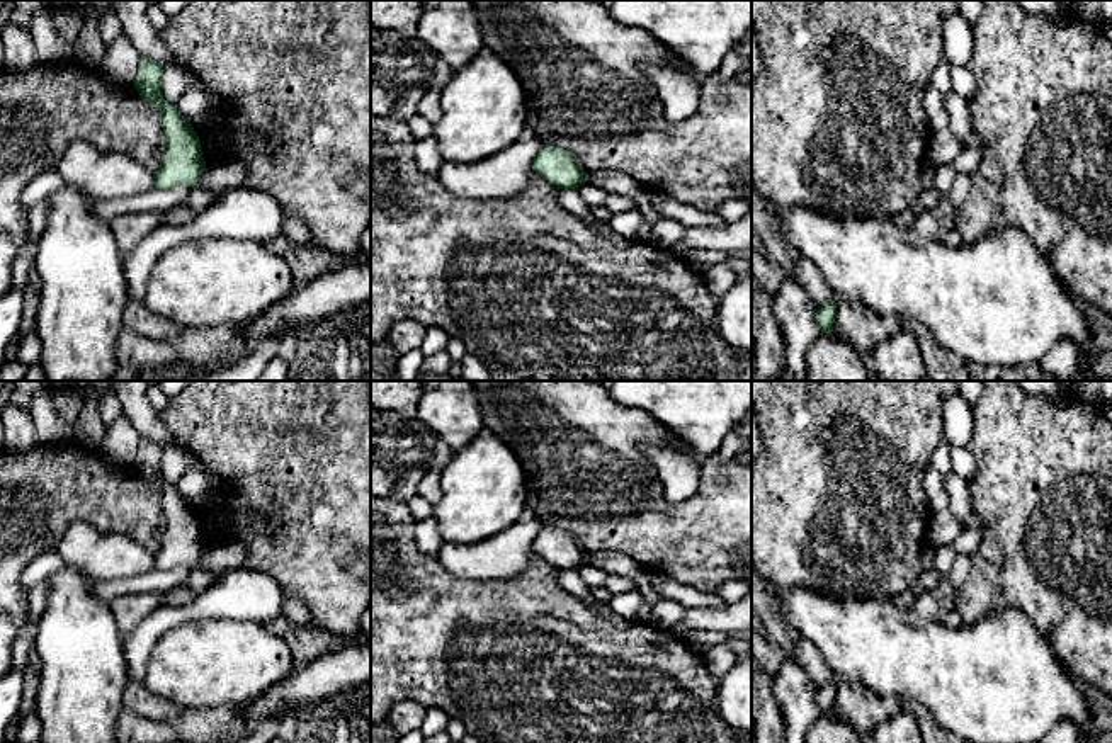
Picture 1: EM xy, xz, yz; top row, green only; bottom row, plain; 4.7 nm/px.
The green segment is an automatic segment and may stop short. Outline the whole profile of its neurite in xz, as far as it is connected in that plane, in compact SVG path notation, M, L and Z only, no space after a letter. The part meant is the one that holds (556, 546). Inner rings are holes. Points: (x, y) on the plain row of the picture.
M542 525L532 539L532 551L558 570L575 570L583 563L585 551L573 534L553 525Z

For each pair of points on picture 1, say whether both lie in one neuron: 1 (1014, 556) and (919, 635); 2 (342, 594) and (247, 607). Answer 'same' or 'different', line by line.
1: different
2: different

